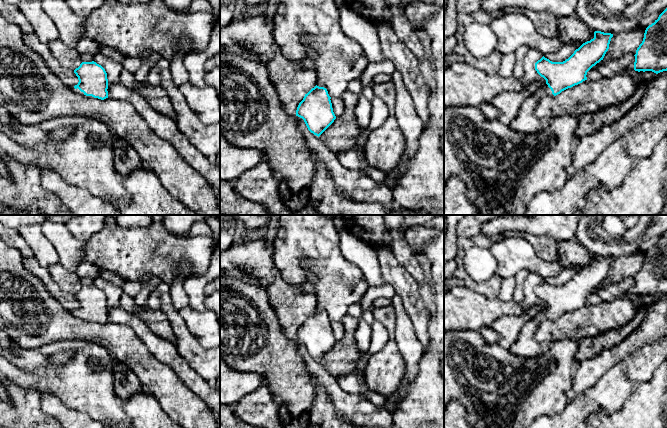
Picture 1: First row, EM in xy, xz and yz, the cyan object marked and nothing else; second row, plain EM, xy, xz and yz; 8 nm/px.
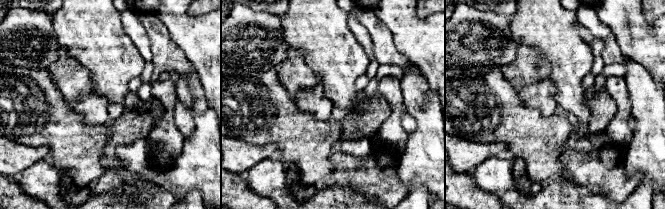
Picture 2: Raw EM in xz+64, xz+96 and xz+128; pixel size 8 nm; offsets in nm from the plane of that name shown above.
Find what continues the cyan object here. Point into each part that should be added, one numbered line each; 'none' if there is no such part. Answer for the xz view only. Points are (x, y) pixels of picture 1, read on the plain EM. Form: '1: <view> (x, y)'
none

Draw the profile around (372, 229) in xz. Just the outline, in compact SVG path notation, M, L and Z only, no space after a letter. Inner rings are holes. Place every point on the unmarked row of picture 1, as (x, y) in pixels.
M342 215L345 230L370 246L389 246L390 233L384 215Z

